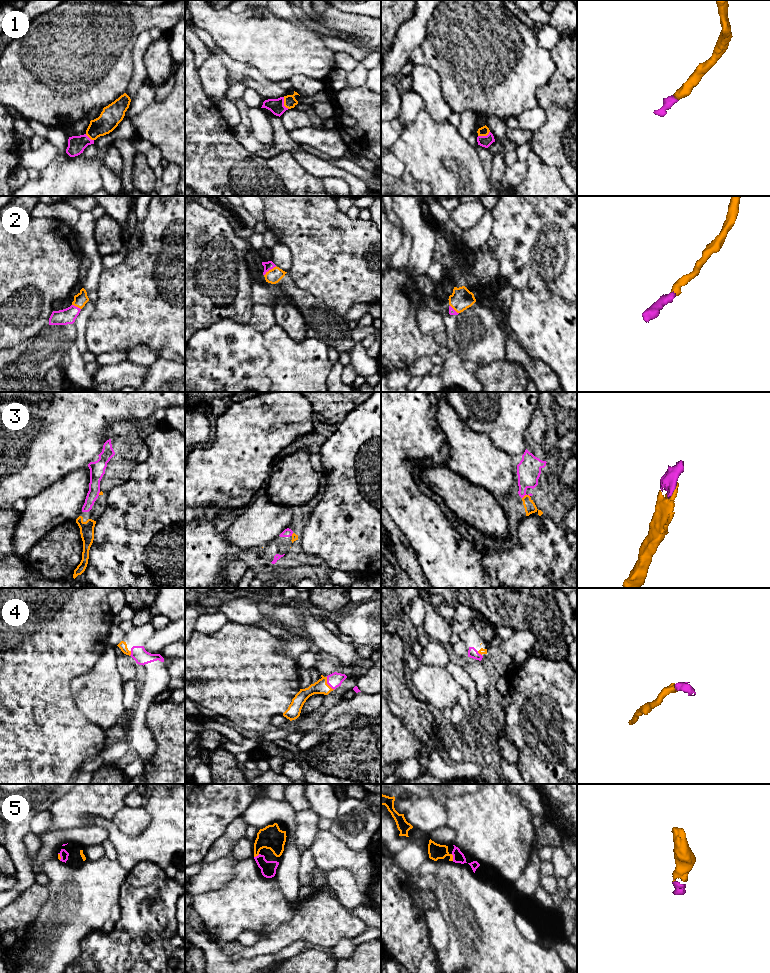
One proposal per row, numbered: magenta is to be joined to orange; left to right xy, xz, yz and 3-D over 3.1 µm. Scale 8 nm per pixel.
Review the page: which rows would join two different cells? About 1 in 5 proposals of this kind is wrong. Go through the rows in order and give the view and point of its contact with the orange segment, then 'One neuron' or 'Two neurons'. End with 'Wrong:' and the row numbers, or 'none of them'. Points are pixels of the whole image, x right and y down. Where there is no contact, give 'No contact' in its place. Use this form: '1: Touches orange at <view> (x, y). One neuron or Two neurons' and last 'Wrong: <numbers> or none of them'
1: Touches orange at xz (284, 103). One neuron
2: Touches orange at xz (271, 269). One neuron
3: Touches orange at yz (524, 496). One neuron
4: Touches orange at xz (327, 684). One neuron
5: Touches orange at yz (452, 857). One neuron
Wrong: none of them

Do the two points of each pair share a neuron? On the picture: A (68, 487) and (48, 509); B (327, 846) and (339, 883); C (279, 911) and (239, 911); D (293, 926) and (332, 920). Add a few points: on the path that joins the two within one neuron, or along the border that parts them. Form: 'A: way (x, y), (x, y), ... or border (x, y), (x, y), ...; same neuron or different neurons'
A: way (65, 492), (53, 504); same neuron
B: border (326, 871), (346, 868), (355, 880); different neurons
C: way (269, 911), (249, 911); same neuron
D: way (303, 926), (314, 920), (322, 920); same neuron

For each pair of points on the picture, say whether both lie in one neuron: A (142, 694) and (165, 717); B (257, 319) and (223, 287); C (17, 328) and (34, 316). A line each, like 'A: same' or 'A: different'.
A: different
B: different
C: same

